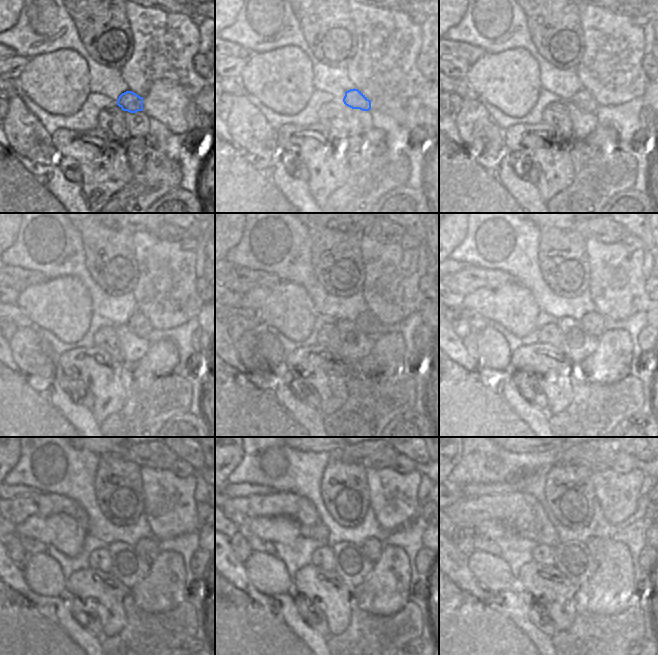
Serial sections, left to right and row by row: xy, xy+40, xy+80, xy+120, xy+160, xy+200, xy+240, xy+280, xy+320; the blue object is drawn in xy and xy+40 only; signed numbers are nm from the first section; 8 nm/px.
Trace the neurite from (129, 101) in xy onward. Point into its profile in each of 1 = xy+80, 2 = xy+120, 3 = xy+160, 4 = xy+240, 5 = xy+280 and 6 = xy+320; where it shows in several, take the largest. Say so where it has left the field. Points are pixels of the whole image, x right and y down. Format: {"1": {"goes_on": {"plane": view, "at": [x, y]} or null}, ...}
{"1": {"goes_on": {"plane": "xy+80", "at": [583, 99]}}, "2": {"goes_on": {"plane": "xy+120", "at": [138, 323]}}, "3": {"goes_on": {"plane": "xy+160", "at": [366, 322]}}, "4": {"goes_on": {"plane": "xy+240", "at": [148, 547]}}, "5": {"goes_on": {"plane": "xy+280", "at": [372, 547]}}, "6": {"goes_on": {"plane": "xy+320", "at": [597, 547]}}}

